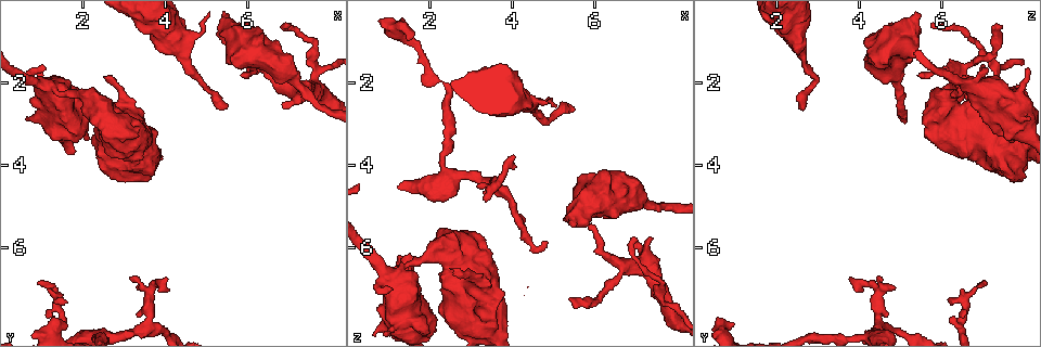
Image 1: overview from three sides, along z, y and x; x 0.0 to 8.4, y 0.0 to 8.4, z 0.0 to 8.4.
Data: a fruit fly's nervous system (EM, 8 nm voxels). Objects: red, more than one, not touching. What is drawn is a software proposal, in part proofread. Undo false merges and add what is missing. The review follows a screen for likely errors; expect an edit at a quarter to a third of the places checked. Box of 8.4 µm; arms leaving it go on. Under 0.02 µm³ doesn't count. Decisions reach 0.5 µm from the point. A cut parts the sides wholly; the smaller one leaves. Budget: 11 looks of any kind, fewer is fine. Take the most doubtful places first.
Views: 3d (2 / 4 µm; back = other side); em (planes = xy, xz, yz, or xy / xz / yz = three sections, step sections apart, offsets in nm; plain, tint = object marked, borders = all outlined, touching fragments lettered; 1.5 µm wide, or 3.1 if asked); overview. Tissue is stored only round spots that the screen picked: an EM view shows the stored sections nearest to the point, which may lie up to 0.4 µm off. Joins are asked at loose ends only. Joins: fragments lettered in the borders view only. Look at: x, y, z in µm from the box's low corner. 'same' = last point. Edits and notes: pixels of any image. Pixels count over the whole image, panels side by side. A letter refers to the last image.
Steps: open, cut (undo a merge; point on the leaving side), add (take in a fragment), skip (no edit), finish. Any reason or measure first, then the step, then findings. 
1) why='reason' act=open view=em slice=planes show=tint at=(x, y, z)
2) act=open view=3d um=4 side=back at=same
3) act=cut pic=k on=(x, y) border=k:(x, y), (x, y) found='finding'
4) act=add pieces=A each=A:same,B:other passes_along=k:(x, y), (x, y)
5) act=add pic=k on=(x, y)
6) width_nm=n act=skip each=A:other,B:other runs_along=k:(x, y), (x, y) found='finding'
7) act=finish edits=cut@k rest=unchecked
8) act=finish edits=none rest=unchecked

why='tapers out' act=open view=3d um=2 at=(5.55, 2.60, 2.65)

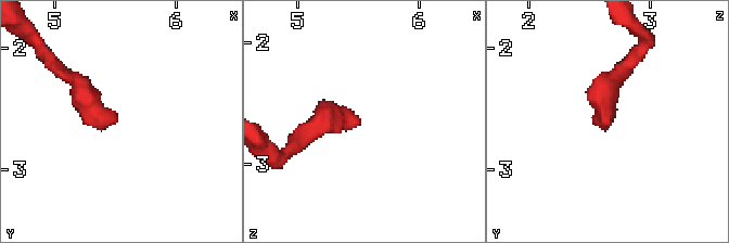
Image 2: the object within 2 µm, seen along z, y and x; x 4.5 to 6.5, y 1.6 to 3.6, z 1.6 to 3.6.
why='shape alone is not enough' act=open view=em slice=planes show=borders at=(5.48, 2.60, 2.68)

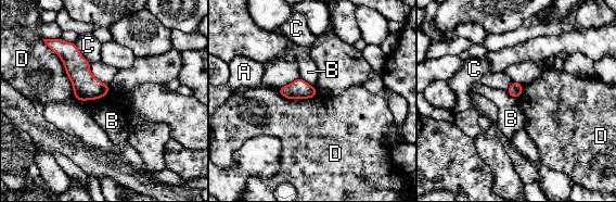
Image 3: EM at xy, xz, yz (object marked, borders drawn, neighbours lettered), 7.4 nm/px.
longest_contact=D:440nm act=skip each=A:other,B:other,C:other,D:other found='no lettered fragment goes on from it'

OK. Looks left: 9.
why='thin end' act=open view=3d um=4 at=(5.45, 0.70, 7.20)

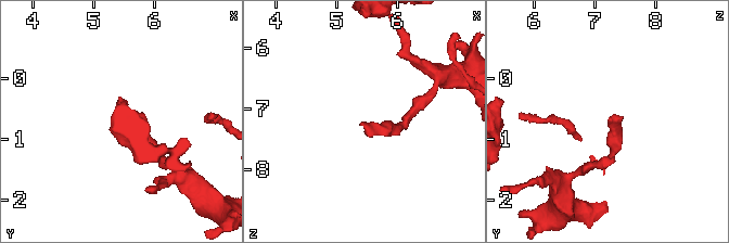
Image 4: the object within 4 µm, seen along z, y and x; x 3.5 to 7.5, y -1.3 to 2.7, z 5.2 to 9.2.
why='shape alone is not enough' act=open view=em slice=planes show=plain at=(5.40, 0.65, 7.25)

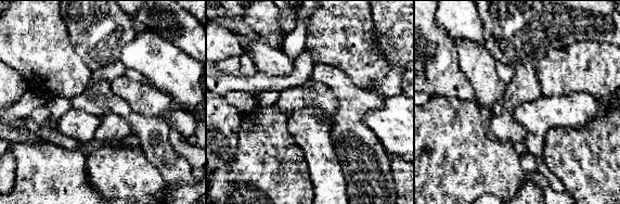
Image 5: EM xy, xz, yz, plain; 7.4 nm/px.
why='what lies round it' act=open view=em slice=planes show=borders at=same

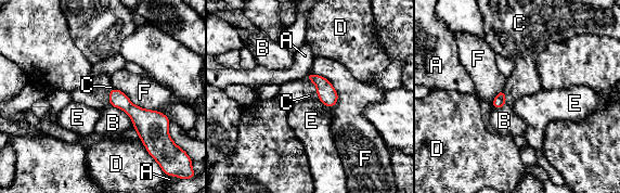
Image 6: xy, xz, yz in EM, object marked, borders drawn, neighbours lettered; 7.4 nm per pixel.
longest_contact=F:440nm act=add pieces=C each=A:other,B:other,C:same,D:other,E:other,F:other found='the neuron continues'

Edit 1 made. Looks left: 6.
act=open view=overview

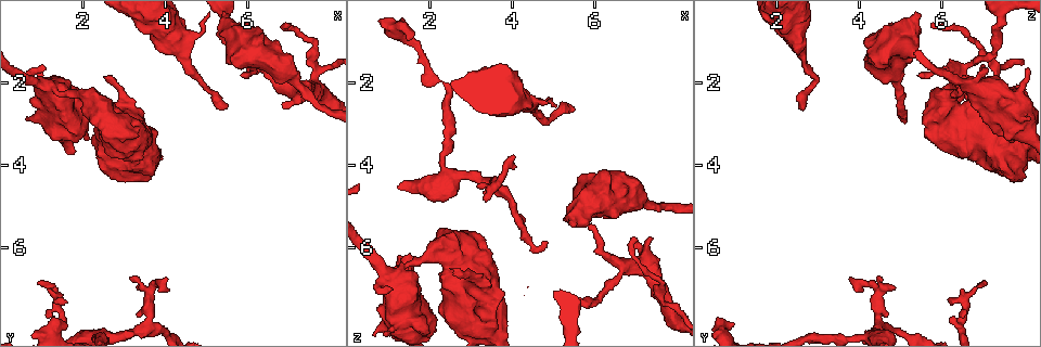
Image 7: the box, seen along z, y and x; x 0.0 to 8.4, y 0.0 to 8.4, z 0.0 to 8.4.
why='sudden change in width' act=open view=3d um=4 at=(1.10, 2.05, 6.80)

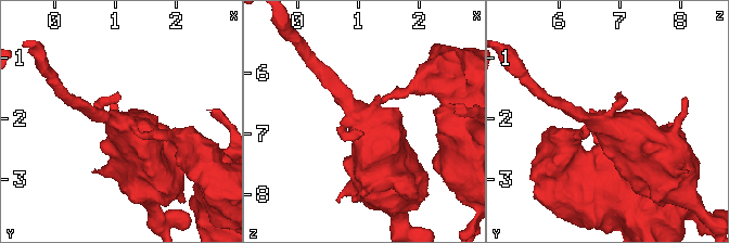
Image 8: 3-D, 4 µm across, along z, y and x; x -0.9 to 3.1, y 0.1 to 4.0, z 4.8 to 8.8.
why='need the tissue' act=open view=em slice=planes show=tint at=(1.05, 2.10, 6.85)

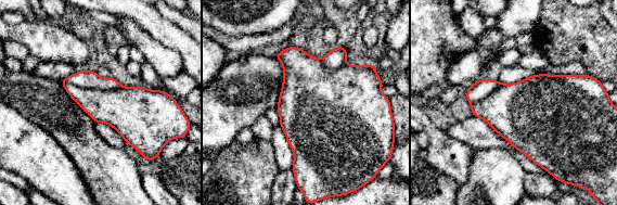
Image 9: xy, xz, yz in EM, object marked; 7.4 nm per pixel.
act=open view=em slice=planes show=borders at=same

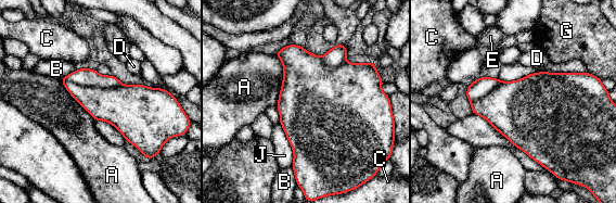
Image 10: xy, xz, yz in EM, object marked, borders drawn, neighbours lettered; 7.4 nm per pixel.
longest_contact=A:380nm act=cut pic=10 on=(119, 105) each=A:other,B:other,C:other,D:other,E:other,G:other,J:other border=10:(63, 81), (102, 88), (122, 85) found='two neurons meet here'

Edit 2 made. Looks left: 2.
why='see it whole again' act=open view=overview

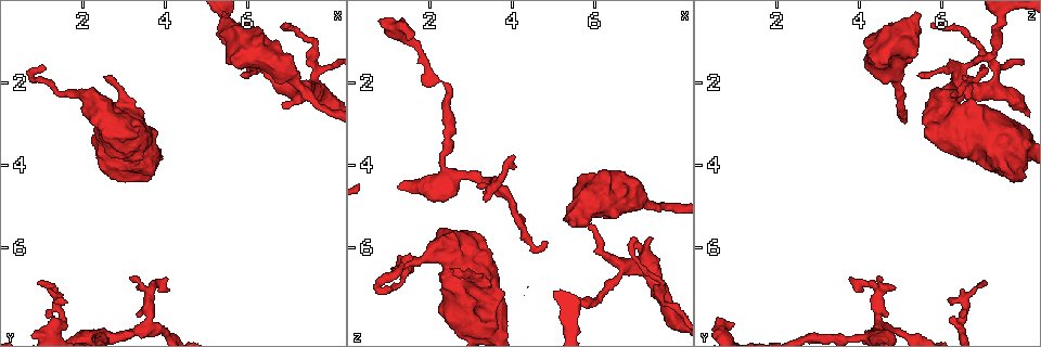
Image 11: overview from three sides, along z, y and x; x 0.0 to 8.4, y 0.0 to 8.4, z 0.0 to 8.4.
why='branch stops here' act=open view=em slice=planes show=borders at=(1.30, 7.70, 0.50)

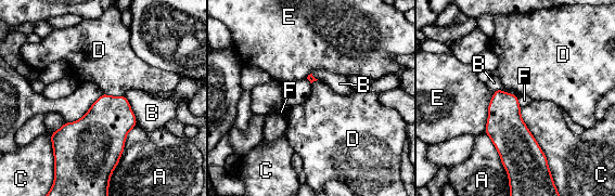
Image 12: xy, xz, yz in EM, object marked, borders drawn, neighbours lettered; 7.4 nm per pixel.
act=skip each=A:other,B:other,C:other,D:other,E:other,F:other border=12:(496, 90), (488, 105), (484, 132) found='no lettered fragment goes on from it'

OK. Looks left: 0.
act=finish edits=add@6,cut@10 rest=unchecked

